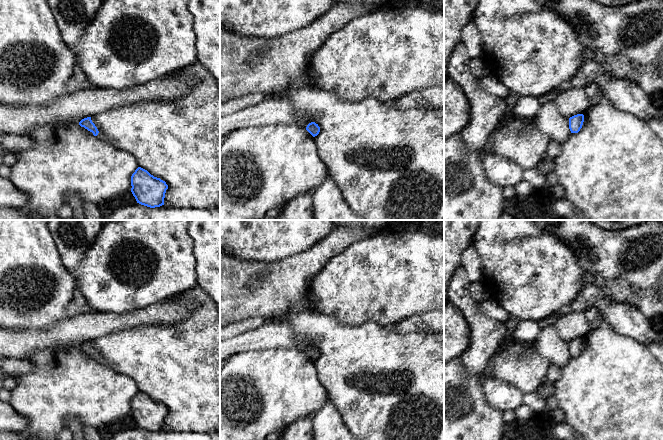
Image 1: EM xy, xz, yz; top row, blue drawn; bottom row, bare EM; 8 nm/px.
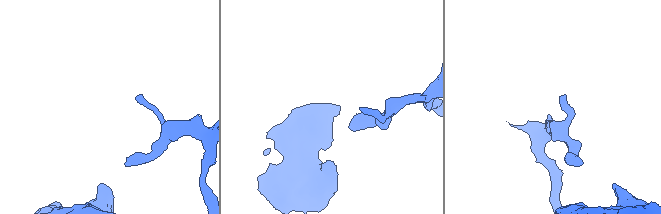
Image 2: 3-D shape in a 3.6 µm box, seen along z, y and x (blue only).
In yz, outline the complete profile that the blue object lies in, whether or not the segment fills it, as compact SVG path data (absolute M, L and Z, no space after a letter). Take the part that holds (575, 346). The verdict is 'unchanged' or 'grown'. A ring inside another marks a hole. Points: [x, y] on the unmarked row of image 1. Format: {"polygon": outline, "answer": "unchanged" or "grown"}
{"polygon": "M577 338L569 342L569 353L571 357L578 357L582 352L584 346L584 339Z", "answer": "unchanged"}

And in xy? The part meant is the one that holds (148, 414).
{"polygon": "M138 391L131 400L131 410L131 416L137 427L150 432L164 429L168 409L147 394Z", "answer": "unchanged"}

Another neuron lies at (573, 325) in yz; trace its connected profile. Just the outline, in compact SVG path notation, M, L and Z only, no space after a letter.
M572 311L566 315L558 316L555 327L558 336L567 342L584 338L591 328L583 311Z

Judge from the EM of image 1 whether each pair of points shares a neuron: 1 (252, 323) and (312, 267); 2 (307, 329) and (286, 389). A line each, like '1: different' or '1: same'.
1: different
2: different

